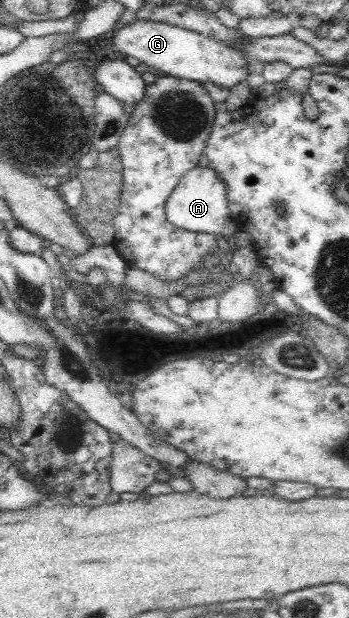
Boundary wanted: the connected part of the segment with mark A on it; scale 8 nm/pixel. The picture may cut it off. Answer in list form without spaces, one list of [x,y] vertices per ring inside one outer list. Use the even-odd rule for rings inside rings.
[[[197,165],[186,172],[169,195],[165,206],[166,219],[177,228],[212,235],[221,234],[229,238],[236,231],[236,224],[231,220],[227,194],[227,186],[217,172],[209,166]]]

